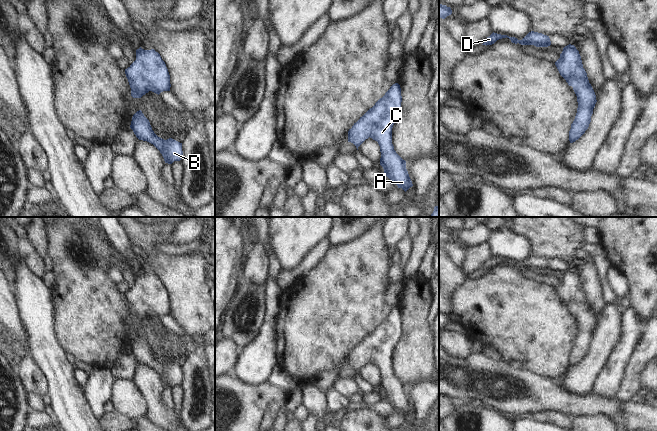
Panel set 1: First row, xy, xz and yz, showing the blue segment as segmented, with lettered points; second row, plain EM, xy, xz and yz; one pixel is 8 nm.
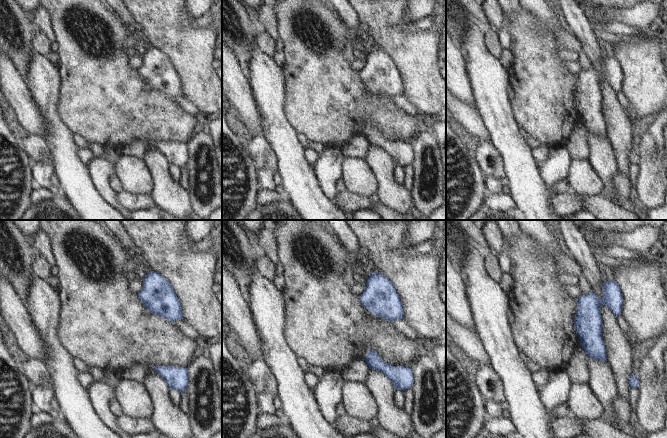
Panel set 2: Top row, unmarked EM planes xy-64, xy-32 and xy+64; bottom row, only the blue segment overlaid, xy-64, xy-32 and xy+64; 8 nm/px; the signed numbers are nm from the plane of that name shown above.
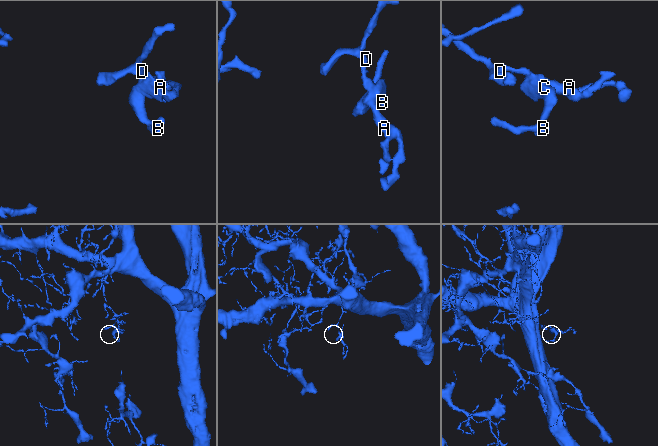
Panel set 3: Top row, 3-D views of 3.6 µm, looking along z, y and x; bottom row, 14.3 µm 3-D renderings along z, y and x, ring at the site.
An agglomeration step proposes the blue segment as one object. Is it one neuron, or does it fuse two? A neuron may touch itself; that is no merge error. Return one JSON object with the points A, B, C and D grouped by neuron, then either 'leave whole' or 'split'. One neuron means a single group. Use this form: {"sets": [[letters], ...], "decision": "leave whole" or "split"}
{"sets": [["A", "B", "C", "D"]], "decision": "leave whole"}

